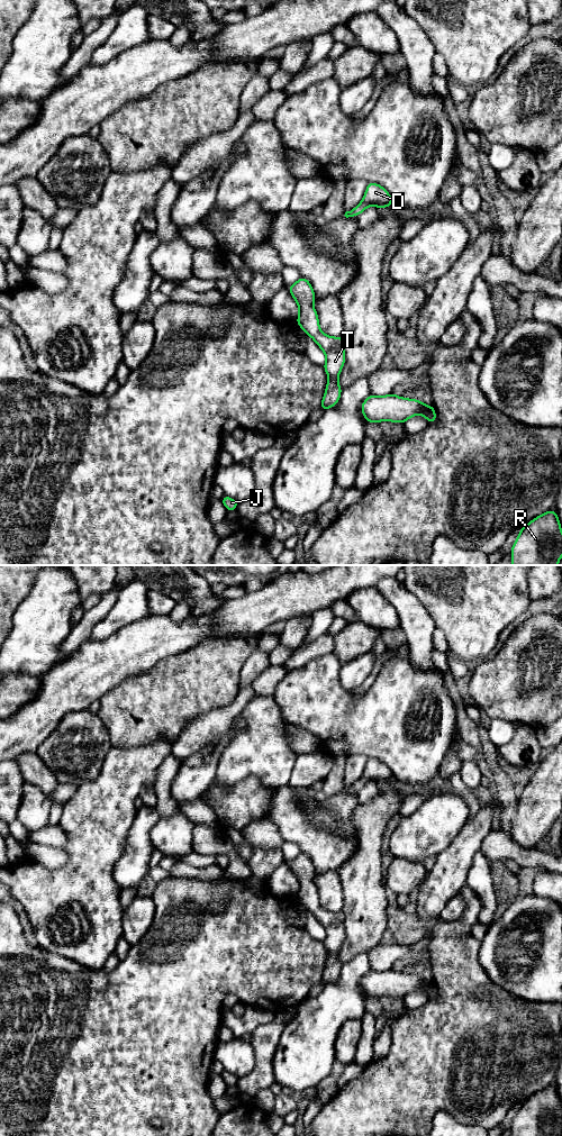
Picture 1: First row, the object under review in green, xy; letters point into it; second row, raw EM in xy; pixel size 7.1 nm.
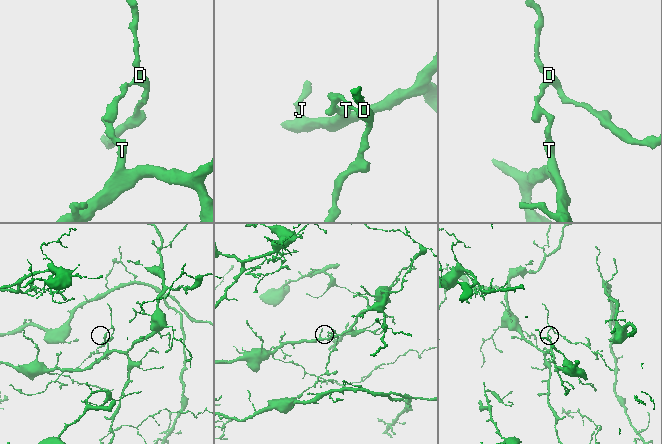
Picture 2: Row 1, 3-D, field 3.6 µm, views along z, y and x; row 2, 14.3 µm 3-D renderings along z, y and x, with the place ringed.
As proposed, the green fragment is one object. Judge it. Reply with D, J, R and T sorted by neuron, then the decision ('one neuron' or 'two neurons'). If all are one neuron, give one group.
D J R T | one neuron

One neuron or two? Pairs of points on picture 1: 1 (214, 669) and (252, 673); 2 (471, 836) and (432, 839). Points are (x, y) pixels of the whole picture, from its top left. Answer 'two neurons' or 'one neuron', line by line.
1: two neurons
2: two neurons

